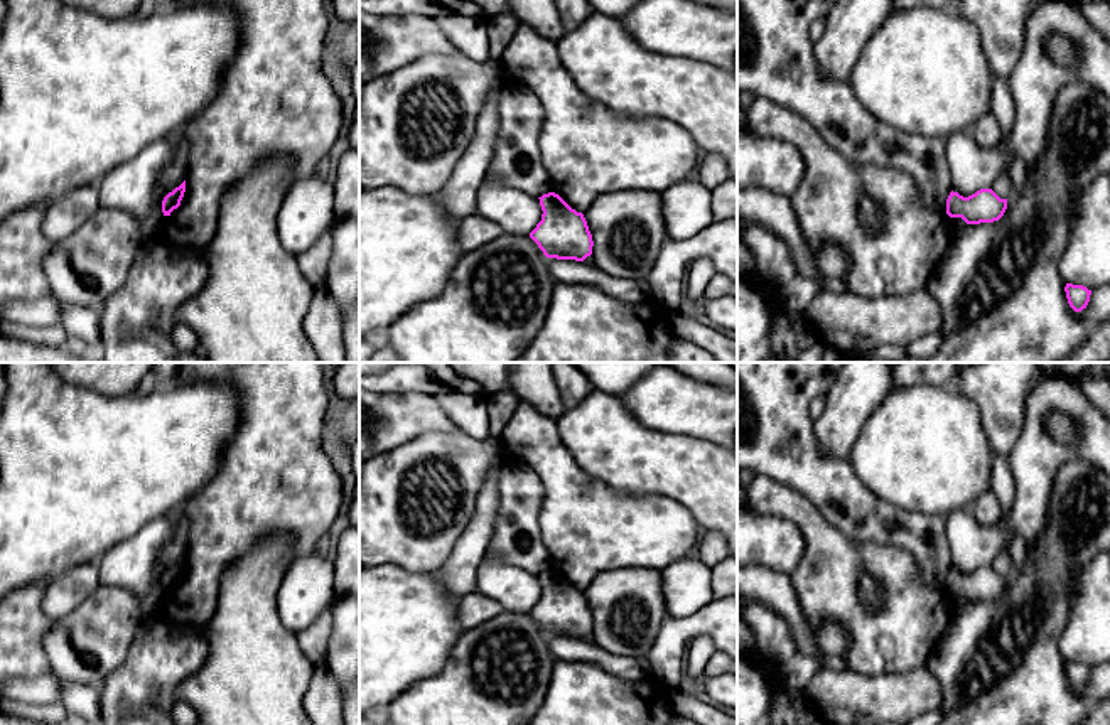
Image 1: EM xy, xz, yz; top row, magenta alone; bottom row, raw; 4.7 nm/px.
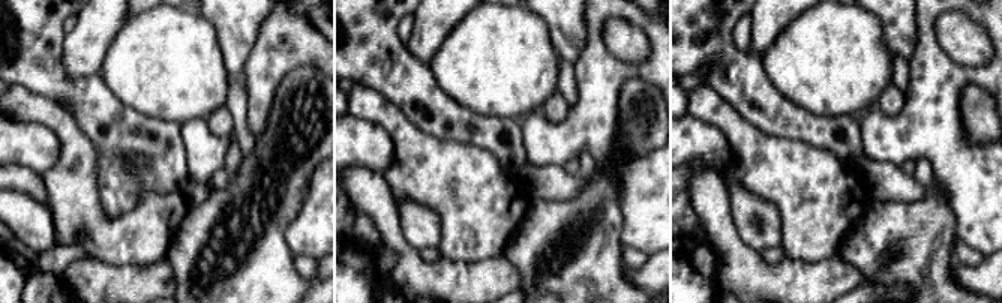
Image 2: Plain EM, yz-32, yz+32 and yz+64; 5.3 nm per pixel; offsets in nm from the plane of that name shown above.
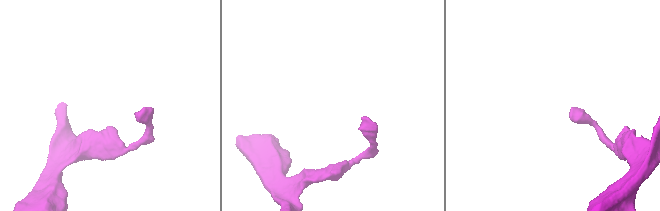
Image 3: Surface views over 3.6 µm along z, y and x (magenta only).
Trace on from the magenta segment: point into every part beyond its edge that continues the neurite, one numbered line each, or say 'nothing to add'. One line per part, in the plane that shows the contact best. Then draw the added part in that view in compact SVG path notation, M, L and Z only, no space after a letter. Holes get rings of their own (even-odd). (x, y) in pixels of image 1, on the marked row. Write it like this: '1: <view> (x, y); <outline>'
nothing to add

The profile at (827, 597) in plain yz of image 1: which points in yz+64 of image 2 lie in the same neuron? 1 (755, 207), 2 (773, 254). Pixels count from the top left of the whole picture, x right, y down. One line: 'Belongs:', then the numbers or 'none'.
Belongs: none

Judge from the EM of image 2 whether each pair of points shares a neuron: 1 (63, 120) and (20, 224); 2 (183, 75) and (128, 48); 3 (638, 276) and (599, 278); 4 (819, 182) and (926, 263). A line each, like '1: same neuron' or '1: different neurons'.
1: different neurons
2: same neuron
3: different neurons
4: different neurons

